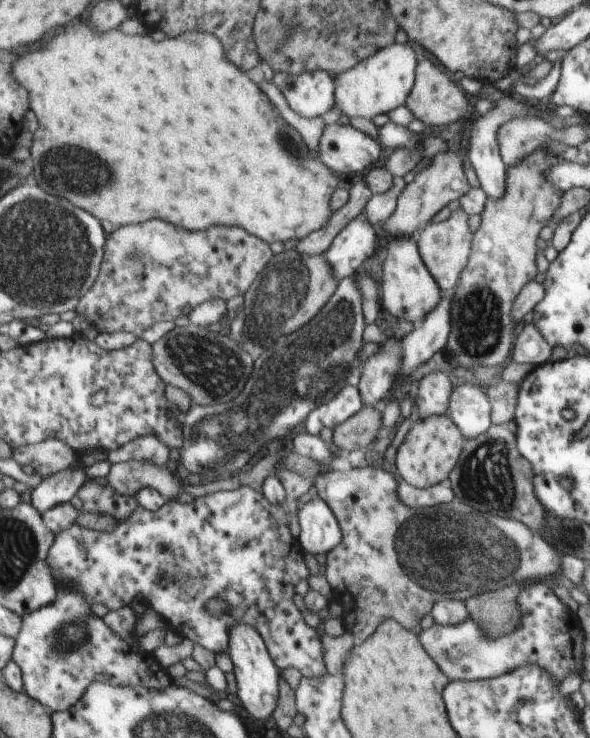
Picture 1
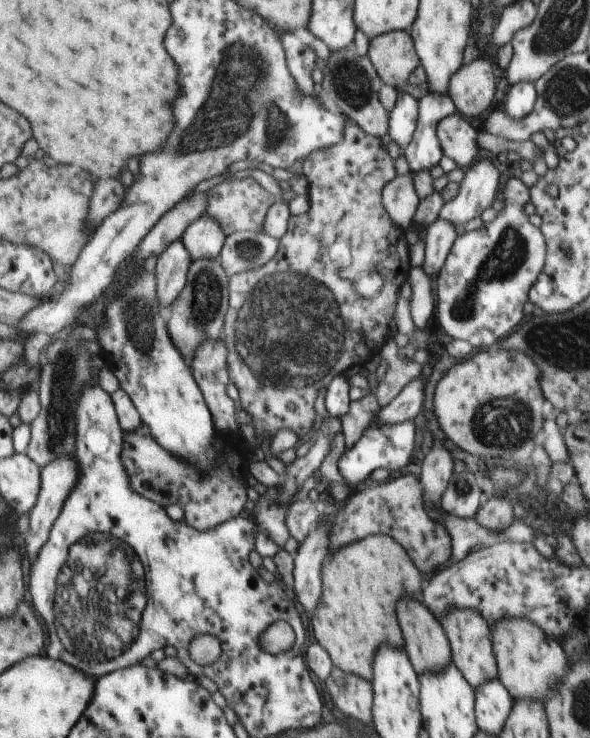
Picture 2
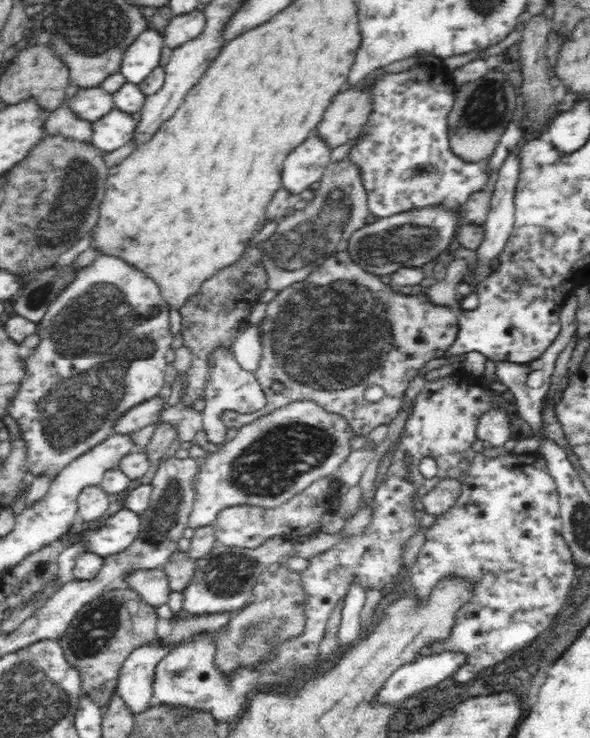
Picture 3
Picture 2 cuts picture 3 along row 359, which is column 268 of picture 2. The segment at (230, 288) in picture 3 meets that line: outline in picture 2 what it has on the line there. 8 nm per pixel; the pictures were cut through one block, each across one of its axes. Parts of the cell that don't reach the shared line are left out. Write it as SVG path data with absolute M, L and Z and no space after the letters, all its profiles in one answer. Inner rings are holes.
M252 177L224 181L207 191L207 212L215 218L227 235L243 231L261 231L269 209L276 204L277 196L267 190Z

